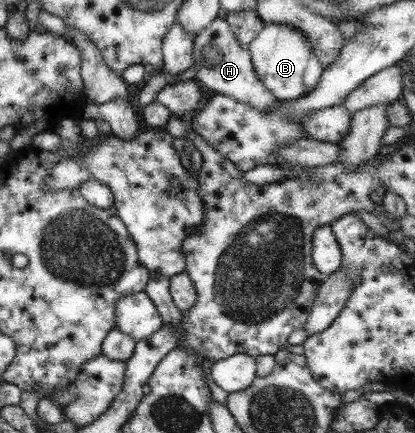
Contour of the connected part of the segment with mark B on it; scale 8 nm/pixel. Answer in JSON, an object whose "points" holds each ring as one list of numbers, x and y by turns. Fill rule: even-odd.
{"points":[[264,24,258,36,247,48,258,81,277,101,298,99,312,91,318,84,323,68,311,49,308,38,292,26,284,24]]}

